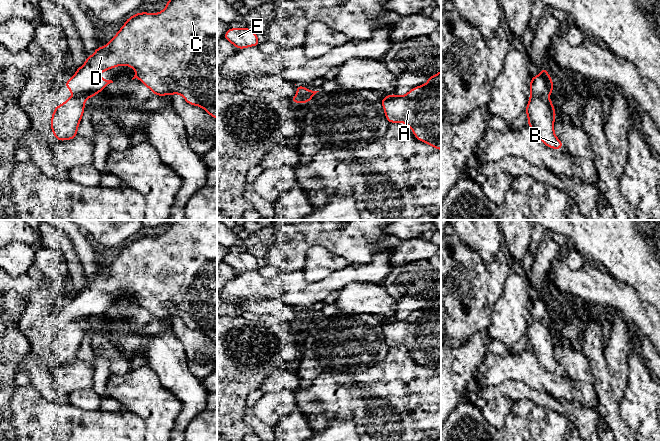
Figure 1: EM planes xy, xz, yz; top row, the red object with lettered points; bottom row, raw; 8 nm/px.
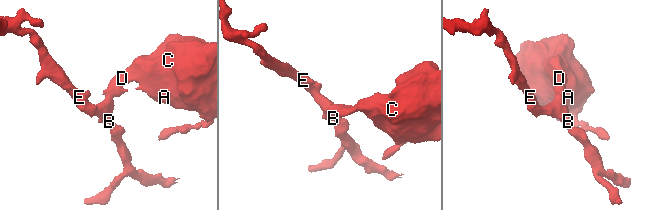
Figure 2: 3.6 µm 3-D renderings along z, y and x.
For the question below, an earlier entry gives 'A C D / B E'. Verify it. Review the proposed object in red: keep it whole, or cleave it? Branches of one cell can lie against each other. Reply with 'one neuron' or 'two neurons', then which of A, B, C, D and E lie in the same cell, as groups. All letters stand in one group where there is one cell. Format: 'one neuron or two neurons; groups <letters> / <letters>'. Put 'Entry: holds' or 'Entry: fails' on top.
Entry: holds
two neurons; groups A C D / B E

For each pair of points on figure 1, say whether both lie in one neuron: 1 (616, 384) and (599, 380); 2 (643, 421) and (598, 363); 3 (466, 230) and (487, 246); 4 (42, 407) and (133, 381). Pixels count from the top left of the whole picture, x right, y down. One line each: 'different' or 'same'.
1: different
2: different
3: same
4: different

